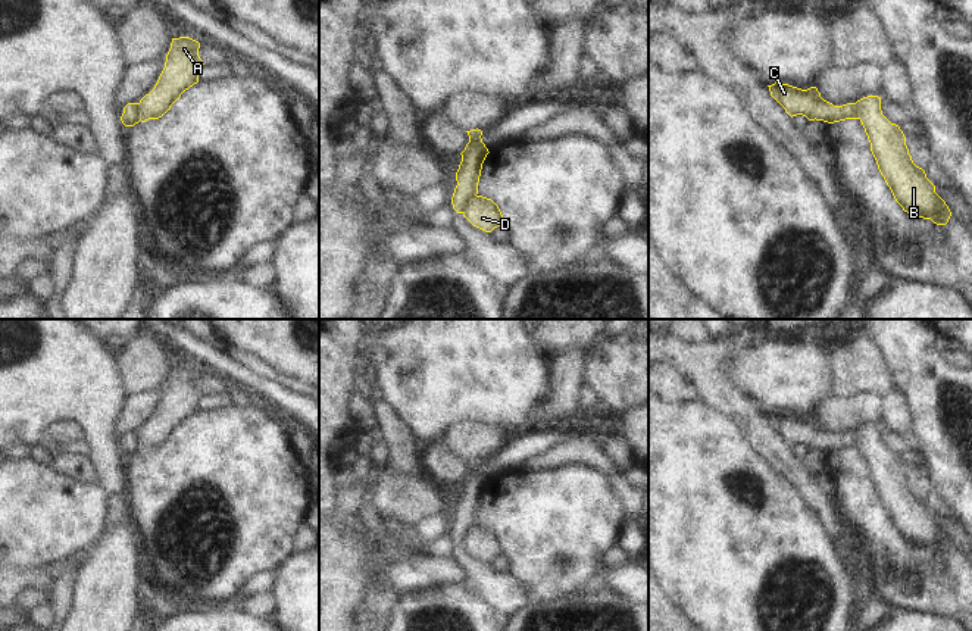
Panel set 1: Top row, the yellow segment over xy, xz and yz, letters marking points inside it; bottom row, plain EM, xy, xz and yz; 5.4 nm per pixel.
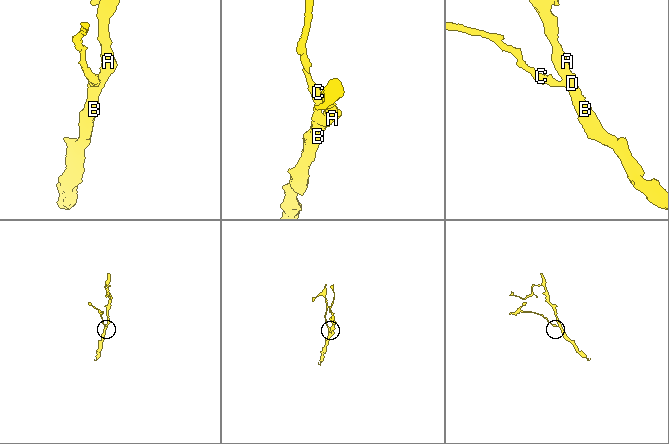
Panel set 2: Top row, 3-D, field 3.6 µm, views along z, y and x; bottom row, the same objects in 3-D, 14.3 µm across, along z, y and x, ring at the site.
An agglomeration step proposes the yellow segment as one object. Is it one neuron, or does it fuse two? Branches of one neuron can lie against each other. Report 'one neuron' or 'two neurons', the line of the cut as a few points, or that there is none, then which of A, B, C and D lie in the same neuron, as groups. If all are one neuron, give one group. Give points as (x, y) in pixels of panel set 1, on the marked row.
two neurons; cut in xz along (475, 194), (462, 212); A B D / C

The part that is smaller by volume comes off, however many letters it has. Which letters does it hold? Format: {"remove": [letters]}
{"remove": ["C"]}

